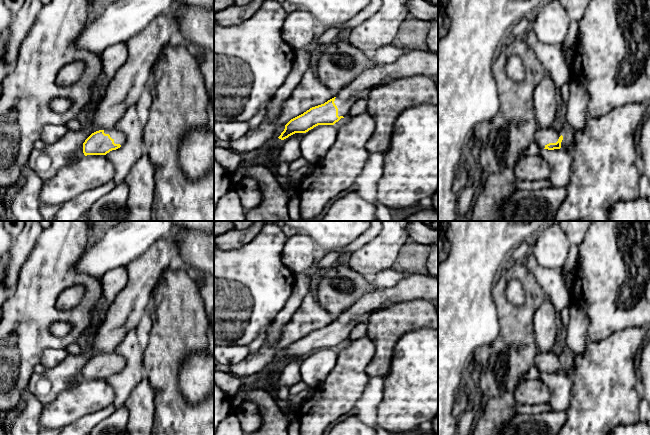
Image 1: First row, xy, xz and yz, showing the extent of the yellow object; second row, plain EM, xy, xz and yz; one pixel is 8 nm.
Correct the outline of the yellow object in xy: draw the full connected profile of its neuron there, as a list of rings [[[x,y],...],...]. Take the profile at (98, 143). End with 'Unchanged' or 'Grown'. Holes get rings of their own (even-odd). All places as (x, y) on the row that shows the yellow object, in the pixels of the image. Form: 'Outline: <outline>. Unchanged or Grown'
Outline: [[[116,128],[99,130],[92,133],[83,143],[84,157],[60,168],[50,180],[44,181],[40,192],[41,205],[61,205],[83,192],[97,188],[112,181],[115,169],[106,154],[124,145],[126,135]]]. Grown

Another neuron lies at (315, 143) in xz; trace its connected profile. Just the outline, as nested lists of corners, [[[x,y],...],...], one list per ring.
[[[318,125],[301,140],[301,156],[310,164],[317,163],[332,147],[337,137],[334,125]]]

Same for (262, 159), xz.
[[[277,138],[274,139],[271,143],[267,145],[268,150],[266,152],[263,152],[259,154],[255,159],[252,160],[243,160],[241,164],[239,165],[238,169],[246,169],[251,166],[264,166],[269,165],[269,156],[274,152],[278,151],[281,146],[282,140]]]

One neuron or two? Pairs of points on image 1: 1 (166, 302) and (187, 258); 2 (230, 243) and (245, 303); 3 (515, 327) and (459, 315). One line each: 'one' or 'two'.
1: two
2: two
3: two

